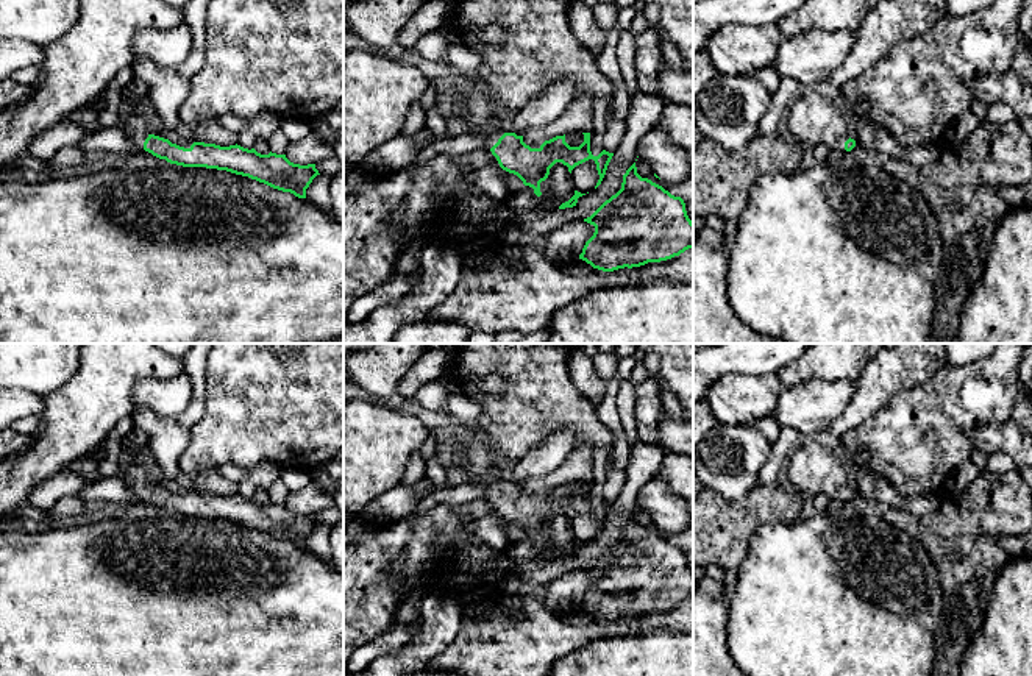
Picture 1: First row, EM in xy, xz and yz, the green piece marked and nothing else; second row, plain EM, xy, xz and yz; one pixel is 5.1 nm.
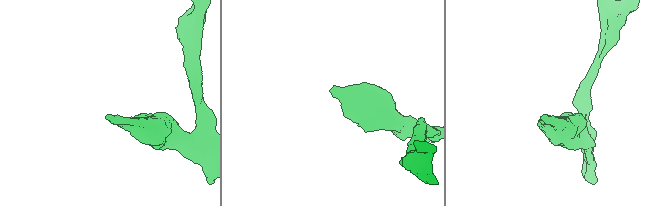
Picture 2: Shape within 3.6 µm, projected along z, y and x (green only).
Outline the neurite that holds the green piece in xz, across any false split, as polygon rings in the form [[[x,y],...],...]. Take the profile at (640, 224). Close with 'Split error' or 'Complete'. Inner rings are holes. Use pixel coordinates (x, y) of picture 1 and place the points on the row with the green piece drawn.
[[[635,162],[623,175],[621,189],[584,222],[593,225],[595,233],[585,242],[579,259],[603,272],[667,261],[693,248],[693,222],[687,215],[684,200],[642,178]]]. Complete

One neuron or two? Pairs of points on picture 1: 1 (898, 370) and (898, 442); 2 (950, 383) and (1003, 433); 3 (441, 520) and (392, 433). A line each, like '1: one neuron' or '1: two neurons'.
1: two neurons
2: two neurons
3: two neurons

